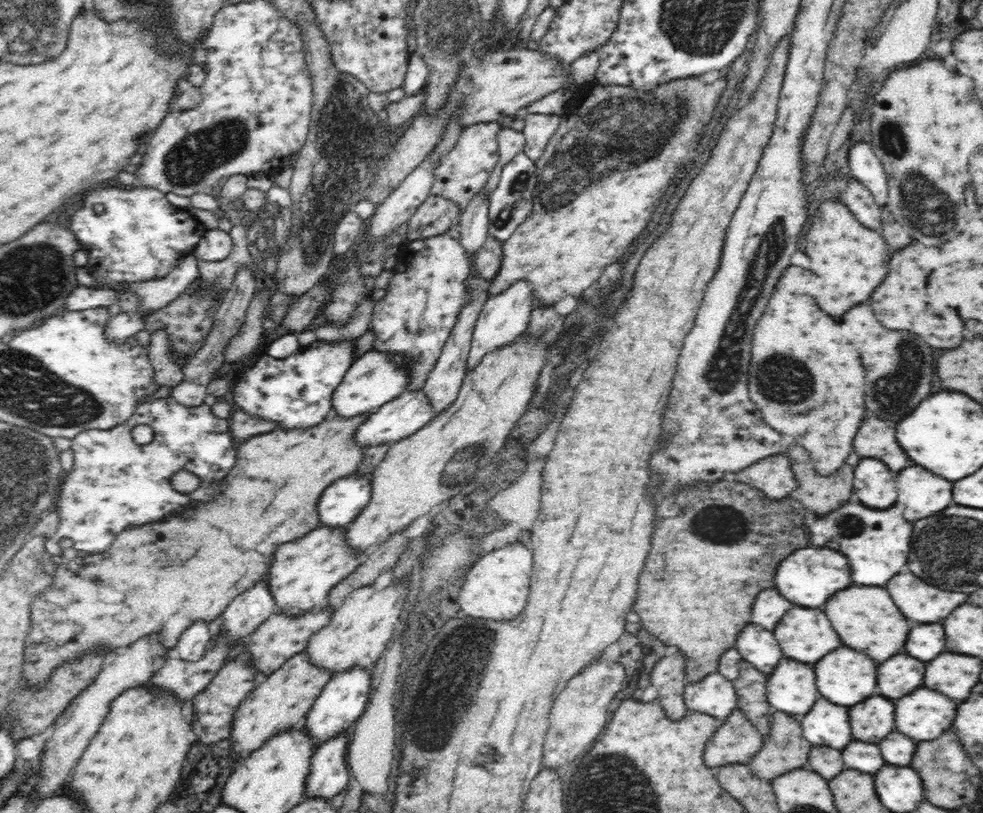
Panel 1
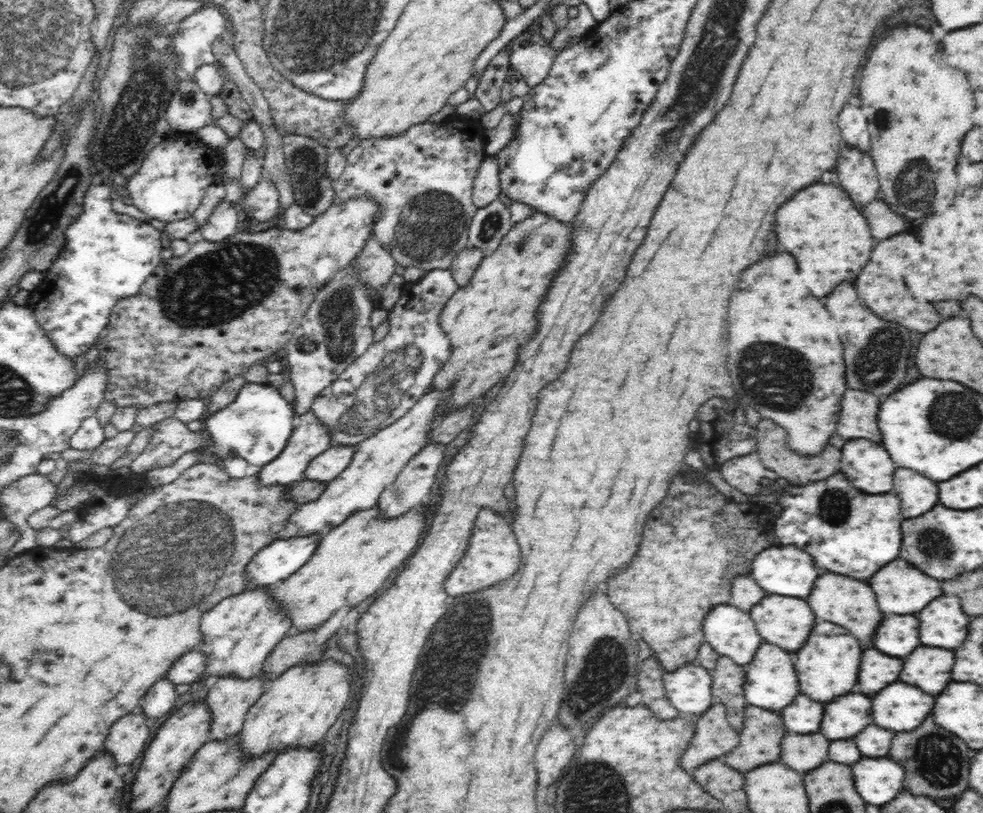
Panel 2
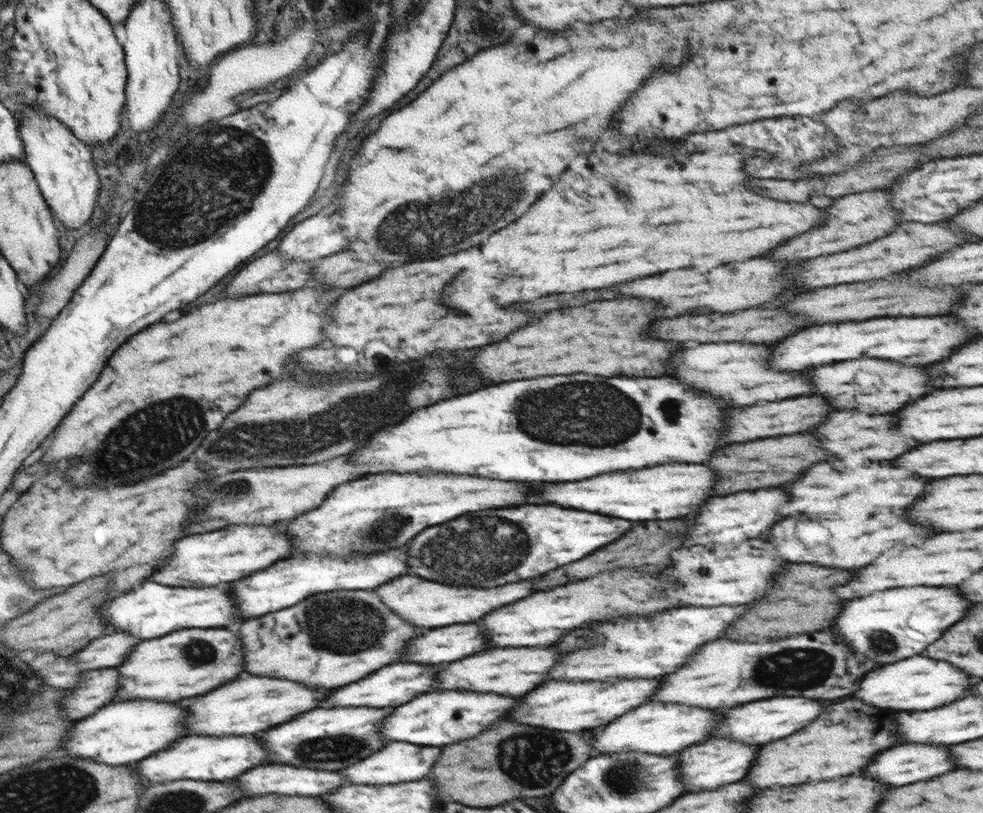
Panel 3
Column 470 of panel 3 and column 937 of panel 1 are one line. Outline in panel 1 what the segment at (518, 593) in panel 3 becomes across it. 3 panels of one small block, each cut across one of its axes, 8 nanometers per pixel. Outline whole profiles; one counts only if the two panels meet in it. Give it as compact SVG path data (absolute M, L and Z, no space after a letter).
M902 572L888 582L886 590L892 594L896 606L902 614L914 622L930 624L942 622L956 606L966 602L966 594L962 592L944 592L936 586L928 586L912 572Z

